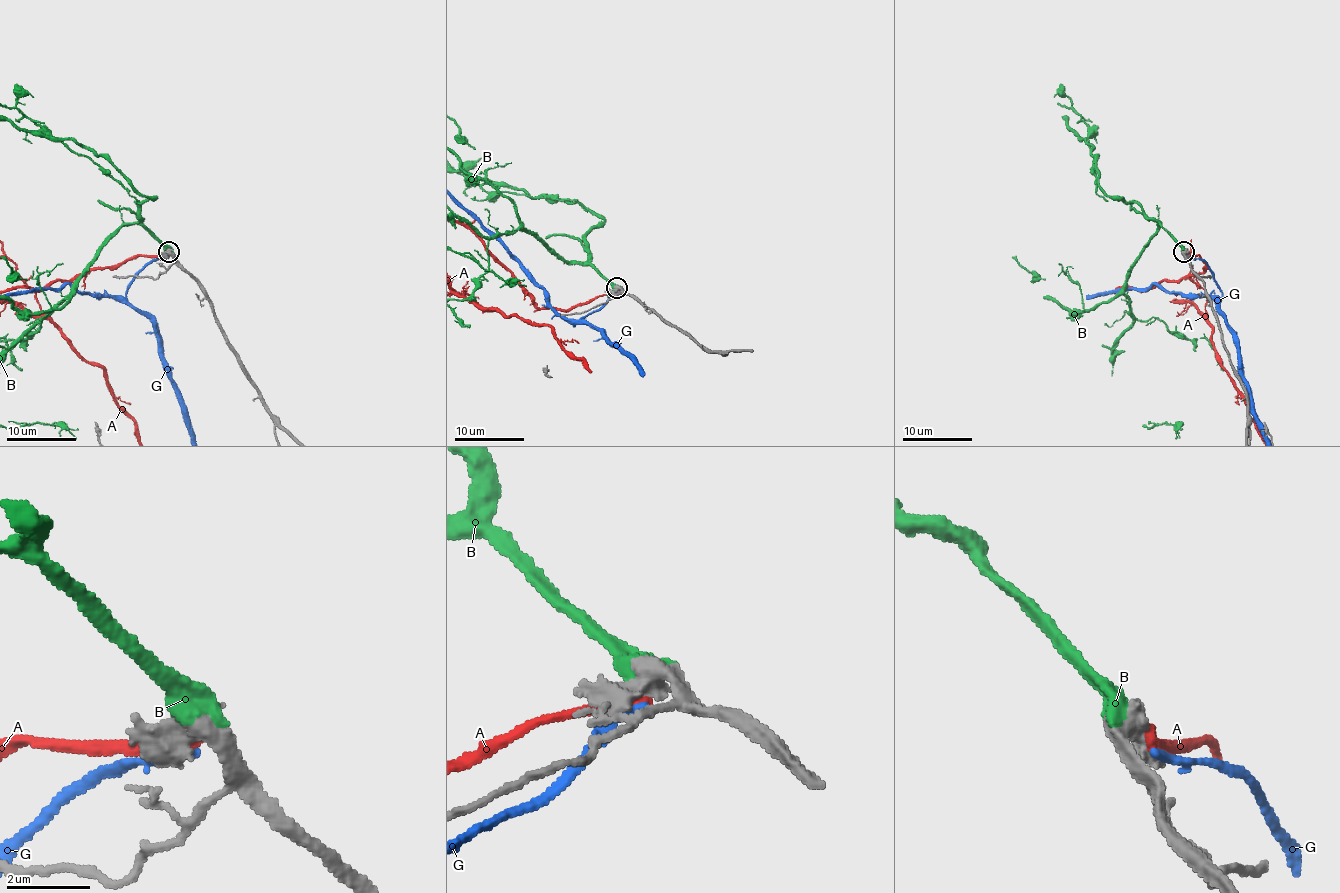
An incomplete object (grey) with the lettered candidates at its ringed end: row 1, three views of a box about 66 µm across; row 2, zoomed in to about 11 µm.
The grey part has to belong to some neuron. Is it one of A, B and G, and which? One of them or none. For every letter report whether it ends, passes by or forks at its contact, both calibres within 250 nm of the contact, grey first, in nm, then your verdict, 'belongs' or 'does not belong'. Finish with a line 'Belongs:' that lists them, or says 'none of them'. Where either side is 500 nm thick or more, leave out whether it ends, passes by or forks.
A: calibres 500 and 400 nm; does not belong
B: calibres 550 and 700 nm; belongs
G: it ends; calibres 440 and 320 nm; does not belong
Belongs: B

